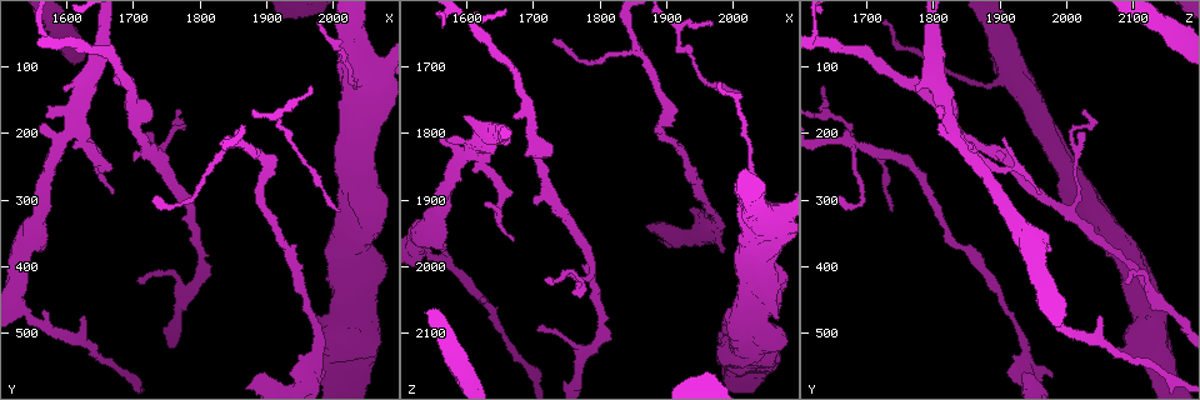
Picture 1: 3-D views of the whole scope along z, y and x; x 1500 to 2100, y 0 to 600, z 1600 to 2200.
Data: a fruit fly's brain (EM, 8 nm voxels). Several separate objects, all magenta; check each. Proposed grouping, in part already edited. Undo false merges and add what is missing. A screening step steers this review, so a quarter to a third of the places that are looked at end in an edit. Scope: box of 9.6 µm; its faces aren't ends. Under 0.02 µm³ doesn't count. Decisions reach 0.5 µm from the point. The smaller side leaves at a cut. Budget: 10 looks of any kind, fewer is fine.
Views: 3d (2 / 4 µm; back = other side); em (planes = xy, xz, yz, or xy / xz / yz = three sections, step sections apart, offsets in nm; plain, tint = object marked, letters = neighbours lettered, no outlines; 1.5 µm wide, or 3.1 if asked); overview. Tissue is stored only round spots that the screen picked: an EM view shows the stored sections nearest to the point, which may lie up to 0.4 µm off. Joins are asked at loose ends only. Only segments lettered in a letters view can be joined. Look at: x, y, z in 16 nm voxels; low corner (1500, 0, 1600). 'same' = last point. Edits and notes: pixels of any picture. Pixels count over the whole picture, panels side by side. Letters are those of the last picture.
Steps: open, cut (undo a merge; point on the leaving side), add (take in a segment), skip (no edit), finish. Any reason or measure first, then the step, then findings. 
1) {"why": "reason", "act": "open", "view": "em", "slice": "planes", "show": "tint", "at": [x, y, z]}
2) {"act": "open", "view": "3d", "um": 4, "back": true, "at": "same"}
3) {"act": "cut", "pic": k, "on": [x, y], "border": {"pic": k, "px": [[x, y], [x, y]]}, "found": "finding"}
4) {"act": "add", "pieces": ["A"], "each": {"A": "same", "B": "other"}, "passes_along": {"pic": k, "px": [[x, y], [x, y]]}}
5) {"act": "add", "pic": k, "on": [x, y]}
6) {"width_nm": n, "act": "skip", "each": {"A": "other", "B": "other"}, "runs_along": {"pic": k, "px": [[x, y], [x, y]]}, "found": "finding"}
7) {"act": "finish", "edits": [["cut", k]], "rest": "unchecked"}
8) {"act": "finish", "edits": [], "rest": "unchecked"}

{"why": "an open end", "act": "open", "view": "em", "slice": "planes", "show": "letters", "at": [2005, 315, 1735]}

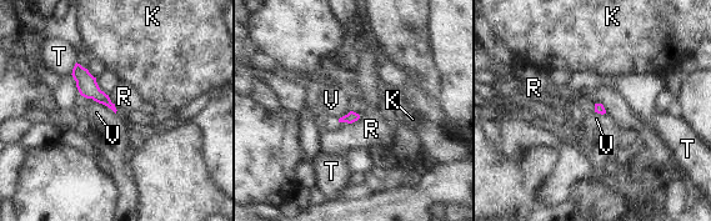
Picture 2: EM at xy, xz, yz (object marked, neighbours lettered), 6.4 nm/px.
{"act": "skip", "each": {"K": "other", "R": "other", "T": "other", "V": "other"}, "border": {"pic": 2, "px": [[85, 96], [106, 105], [115, 114]]}, "found": "none of them fits"}

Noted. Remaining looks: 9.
{"why": "stops while still wide", "act": "open", "view": "em", "slice": "planes", "show": "letters", "at": [1595, 130, 1775]}

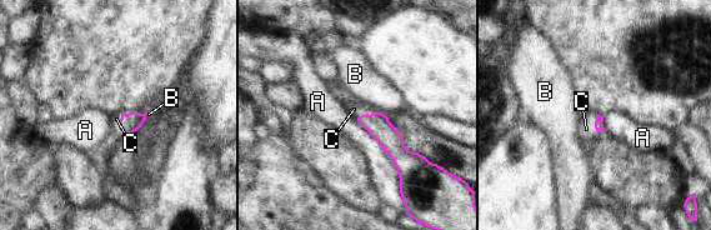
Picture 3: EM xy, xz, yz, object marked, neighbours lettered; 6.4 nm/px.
{"act": "add", "pieces": ["C"], "each": {"A": "other", "B": "other", "C": "same"}, "found": "the neuron continues"}

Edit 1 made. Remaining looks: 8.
{"why": "an open end", "act": "open", "view": "3d", "um": 4, "back": true, "at": [1770, 165, 2025]}

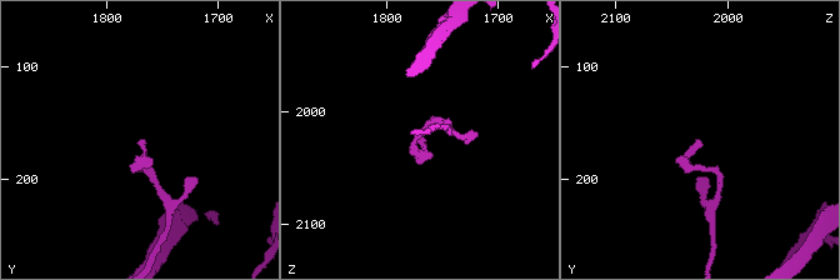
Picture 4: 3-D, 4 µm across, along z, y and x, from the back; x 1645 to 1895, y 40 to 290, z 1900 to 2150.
{"why": "need the tissue", "act": "open", "view": "em", "slice": "planes", "show": "letters", "at": [1766, 162, 2026]}

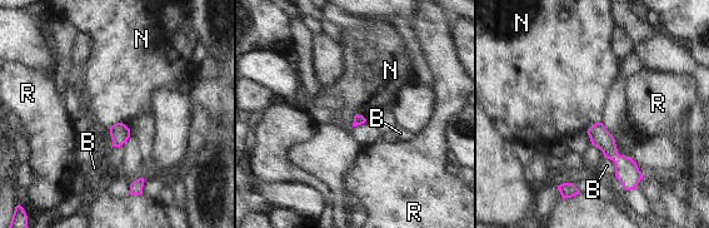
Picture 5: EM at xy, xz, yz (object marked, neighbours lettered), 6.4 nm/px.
{"longest_contact_nm": ["B", 140], "act": "skip", "each": {"B": "other", "N": "other", "R": "other"}, "runs_along": {"pic": 5, "px": [[595, 127], [597, 133], [634, 182]]}, "found": "none of them fits"}

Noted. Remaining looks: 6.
{"act": "finish", "edits": [["add", 3]], "rest": "unchecked"}

